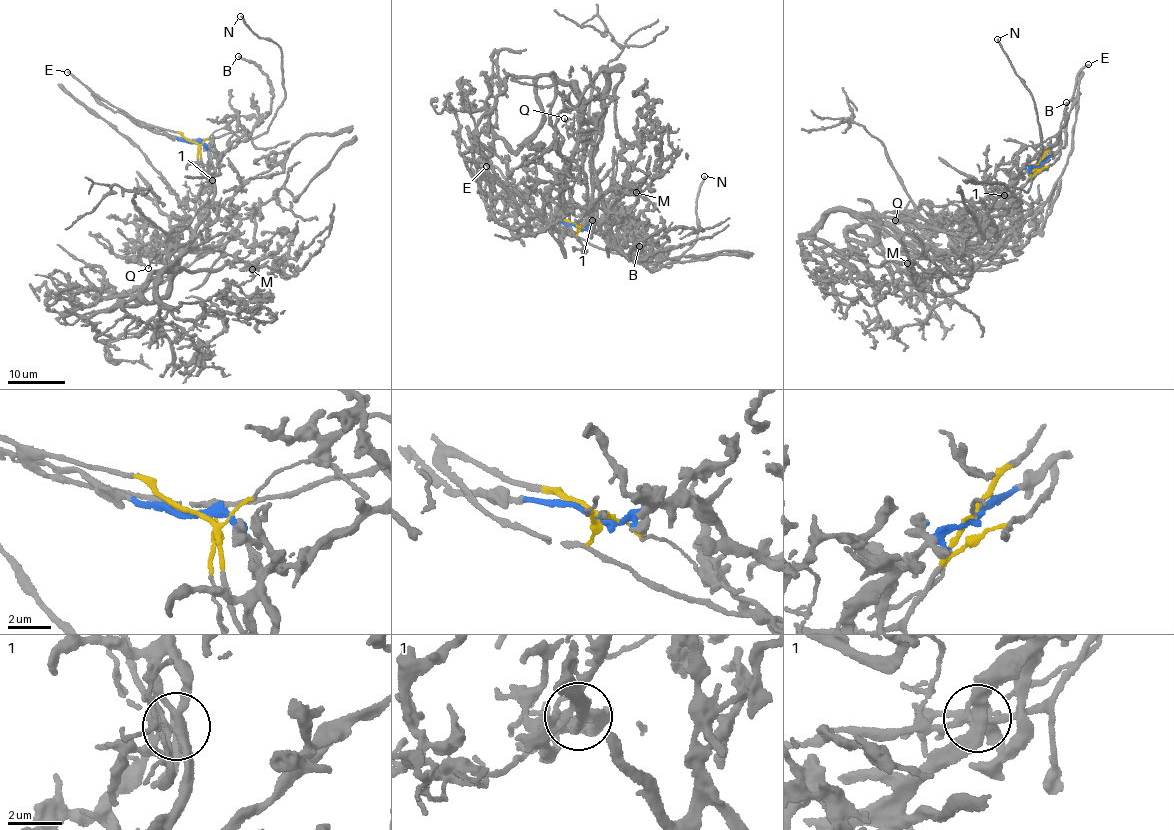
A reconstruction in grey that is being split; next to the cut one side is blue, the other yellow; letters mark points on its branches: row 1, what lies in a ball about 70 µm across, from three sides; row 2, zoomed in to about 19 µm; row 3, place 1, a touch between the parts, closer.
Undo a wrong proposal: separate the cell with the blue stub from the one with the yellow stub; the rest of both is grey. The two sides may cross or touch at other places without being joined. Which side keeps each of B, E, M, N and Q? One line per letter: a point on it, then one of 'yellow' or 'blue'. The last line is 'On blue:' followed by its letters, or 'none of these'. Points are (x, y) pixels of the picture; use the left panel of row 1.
B: (238, 56) | blue
E: (67, 72) | yellow
M: (252, 269) | blue
N: (240, 16) | yellow
Q: (148, 268) | yellow
On blue: B, M

